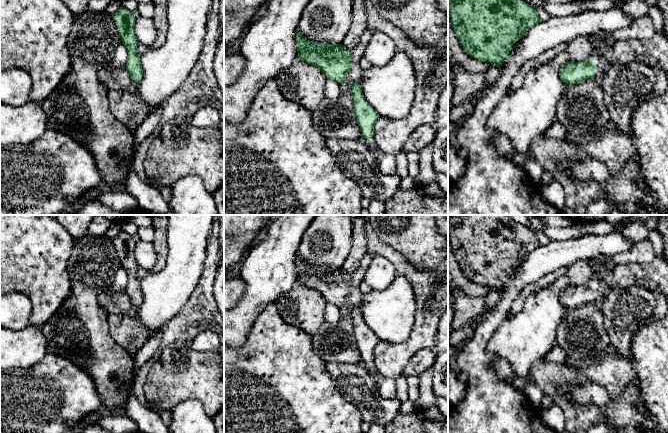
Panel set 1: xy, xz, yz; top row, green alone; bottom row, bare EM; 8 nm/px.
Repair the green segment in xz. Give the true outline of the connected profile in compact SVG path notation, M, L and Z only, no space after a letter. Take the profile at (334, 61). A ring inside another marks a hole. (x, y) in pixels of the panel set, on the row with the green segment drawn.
M297 29L296 31L297 59L318 67L327 77L338 83L345 81L346 74L352 64L352 51L346 50L341 44L317 43L307 40Z

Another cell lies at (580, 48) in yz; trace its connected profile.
M579 35L567 42L565 51L570 61L585 62L594 53L598 52L601 42L592 42L589 36Z

